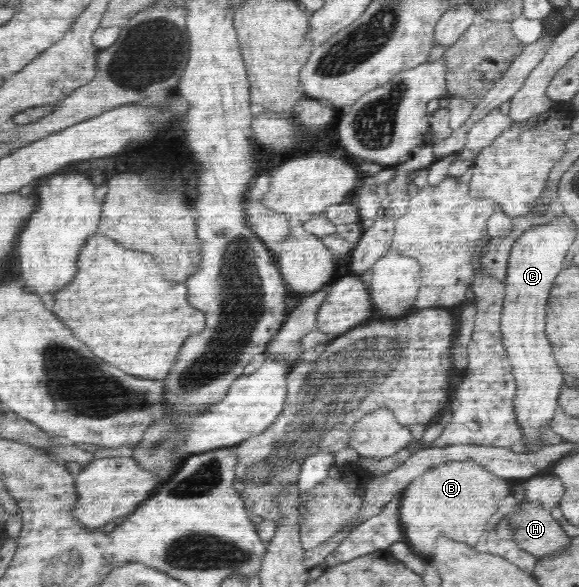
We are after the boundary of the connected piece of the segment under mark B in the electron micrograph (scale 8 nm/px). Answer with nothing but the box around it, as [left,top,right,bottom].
[399,460,513,557]

